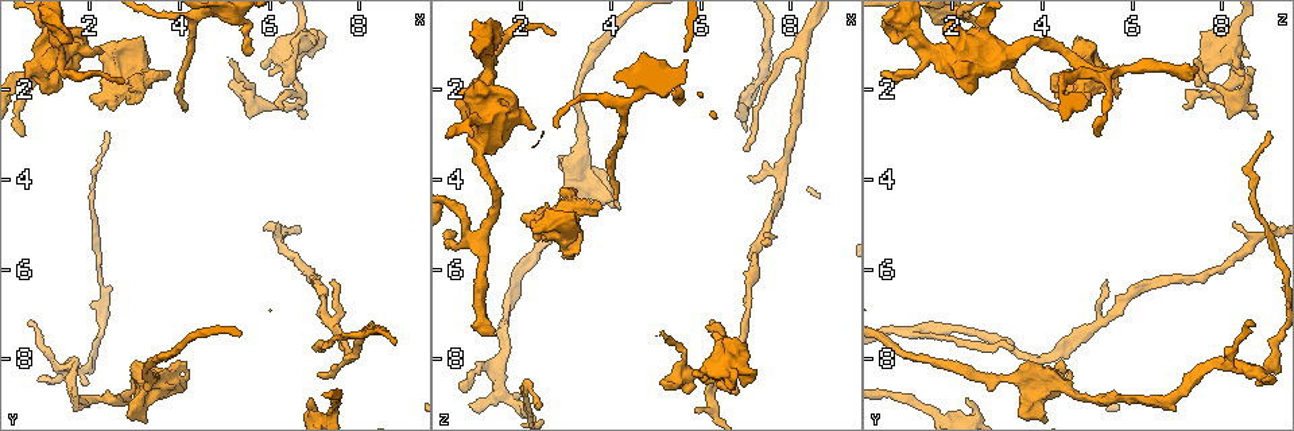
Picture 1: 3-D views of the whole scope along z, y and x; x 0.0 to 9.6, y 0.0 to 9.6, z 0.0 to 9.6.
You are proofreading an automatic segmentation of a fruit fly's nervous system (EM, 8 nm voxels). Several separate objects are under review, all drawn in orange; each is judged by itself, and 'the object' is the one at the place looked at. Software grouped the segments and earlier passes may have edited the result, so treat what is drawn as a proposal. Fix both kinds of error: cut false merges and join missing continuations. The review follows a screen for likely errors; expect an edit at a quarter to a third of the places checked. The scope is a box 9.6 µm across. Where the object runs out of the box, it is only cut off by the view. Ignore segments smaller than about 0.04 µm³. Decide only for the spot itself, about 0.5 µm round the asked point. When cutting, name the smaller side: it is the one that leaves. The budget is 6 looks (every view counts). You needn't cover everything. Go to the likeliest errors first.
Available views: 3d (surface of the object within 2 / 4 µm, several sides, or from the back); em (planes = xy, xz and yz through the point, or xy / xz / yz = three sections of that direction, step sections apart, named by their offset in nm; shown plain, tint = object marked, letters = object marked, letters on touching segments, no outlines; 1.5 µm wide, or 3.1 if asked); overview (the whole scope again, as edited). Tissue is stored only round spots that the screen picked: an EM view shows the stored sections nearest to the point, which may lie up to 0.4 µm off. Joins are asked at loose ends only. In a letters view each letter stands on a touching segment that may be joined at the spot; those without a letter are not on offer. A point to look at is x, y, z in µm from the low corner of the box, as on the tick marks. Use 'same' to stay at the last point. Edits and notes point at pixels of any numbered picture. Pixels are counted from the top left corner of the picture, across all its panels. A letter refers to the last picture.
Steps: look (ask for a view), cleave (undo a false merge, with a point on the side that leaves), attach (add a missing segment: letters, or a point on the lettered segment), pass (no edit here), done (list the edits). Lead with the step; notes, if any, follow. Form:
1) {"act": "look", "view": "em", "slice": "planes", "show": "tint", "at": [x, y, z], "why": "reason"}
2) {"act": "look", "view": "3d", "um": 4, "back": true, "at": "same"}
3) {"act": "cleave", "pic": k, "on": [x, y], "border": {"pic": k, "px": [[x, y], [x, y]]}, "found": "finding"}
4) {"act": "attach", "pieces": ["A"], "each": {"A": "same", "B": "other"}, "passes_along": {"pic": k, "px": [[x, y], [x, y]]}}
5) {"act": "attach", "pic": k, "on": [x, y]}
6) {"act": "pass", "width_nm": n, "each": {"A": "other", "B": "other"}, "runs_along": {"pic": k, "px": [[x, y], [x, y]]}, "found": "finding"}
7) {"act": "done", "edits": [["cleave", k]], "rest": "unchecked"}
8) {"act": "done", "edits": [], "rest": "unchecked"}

{"act": "look", "view": "em", "slice": "planes", "show": "letters", "at": [1.25, 1.60, 7.50], "why": "branch stops here"}

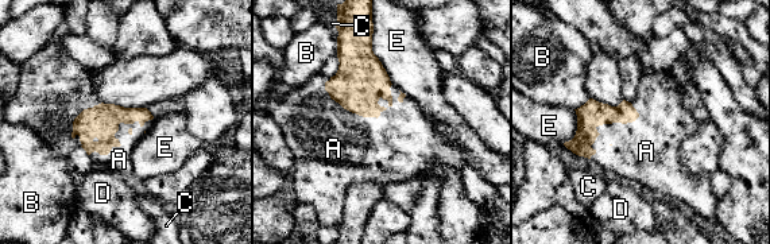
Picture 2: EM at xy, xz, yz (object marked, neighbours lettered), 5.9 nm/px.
{"act": "attach", "pieces": ["A"], "each": {"A": "same", "B": "other", "C": "other", "D": "other", "E": "other"}, "passes_along": {"pic": 2, "px": [[360, 81], [360, 115], [333, 147]]}, "found": "it goes on there"}

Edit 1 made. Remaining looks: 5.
{"act": "look", "view": "em", "slice": "planes", "show": "letters", "at": [5.90, 1.50, 8.30], "why": "branch stops here"}

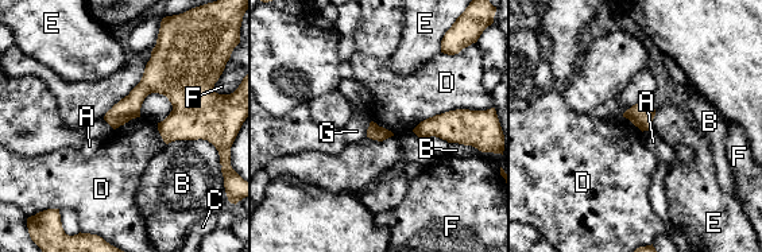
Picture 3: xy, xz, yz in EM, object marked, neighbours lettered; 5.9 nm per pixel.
{"act": "pass", "each": {"A": "other", "B": "other", "C": "other", "D": "other", "E": "other", "F": "other", "G": "other"}, "runs_along": {"pic": 3, "px": [[108, 116], [166, 86], [201, 132]]}, "found": "no lettered segment goes on from it"}

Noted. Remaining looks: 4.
{"act": "look", "view": "3d", "um": 4, "at": [2.30, 2.95, 8.95], "why": "thin end"}

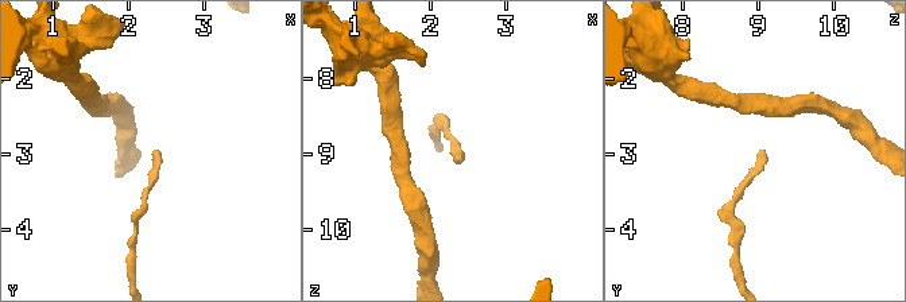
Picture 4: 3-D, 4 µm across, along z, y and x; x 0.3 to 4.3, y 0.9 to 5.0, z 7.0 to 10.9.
{"act": "look", "view": "em", "slice": "xy", "step": 4, "show": "letters", "at": [2.40, 3.00, 9.00], "why": "need the tissue"}

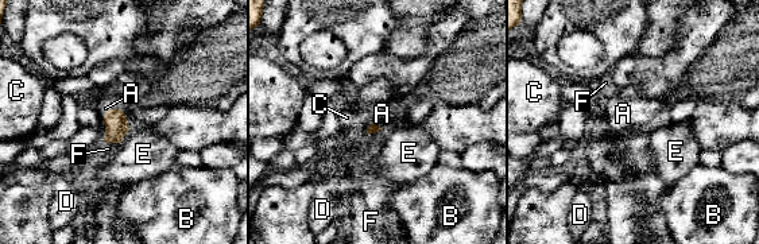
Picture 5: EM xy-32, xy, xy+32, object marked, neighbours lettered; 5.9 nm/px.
{"act": "look", "view": "em", "slice": "planes", "show": "letters", "at": "same"}

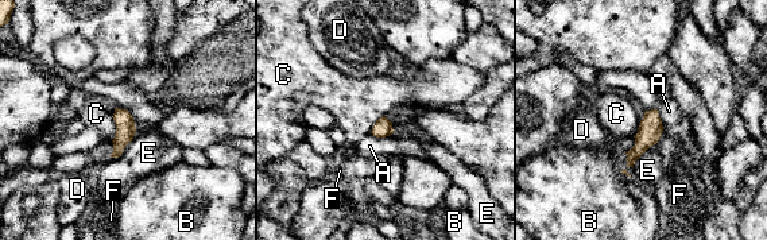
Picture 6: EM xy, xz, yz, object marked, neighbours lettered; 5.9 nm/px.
{"act": "pass", "width_nm": 110, "each": {"A": "other", "B": "other", "C": "other", "D": "other", "E": "other", "F": "other"}, "found": "none of them fits"}

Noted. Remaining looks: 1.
{"act": "done", "edits": [["attach", 2]], "rest": "unchecked"}

